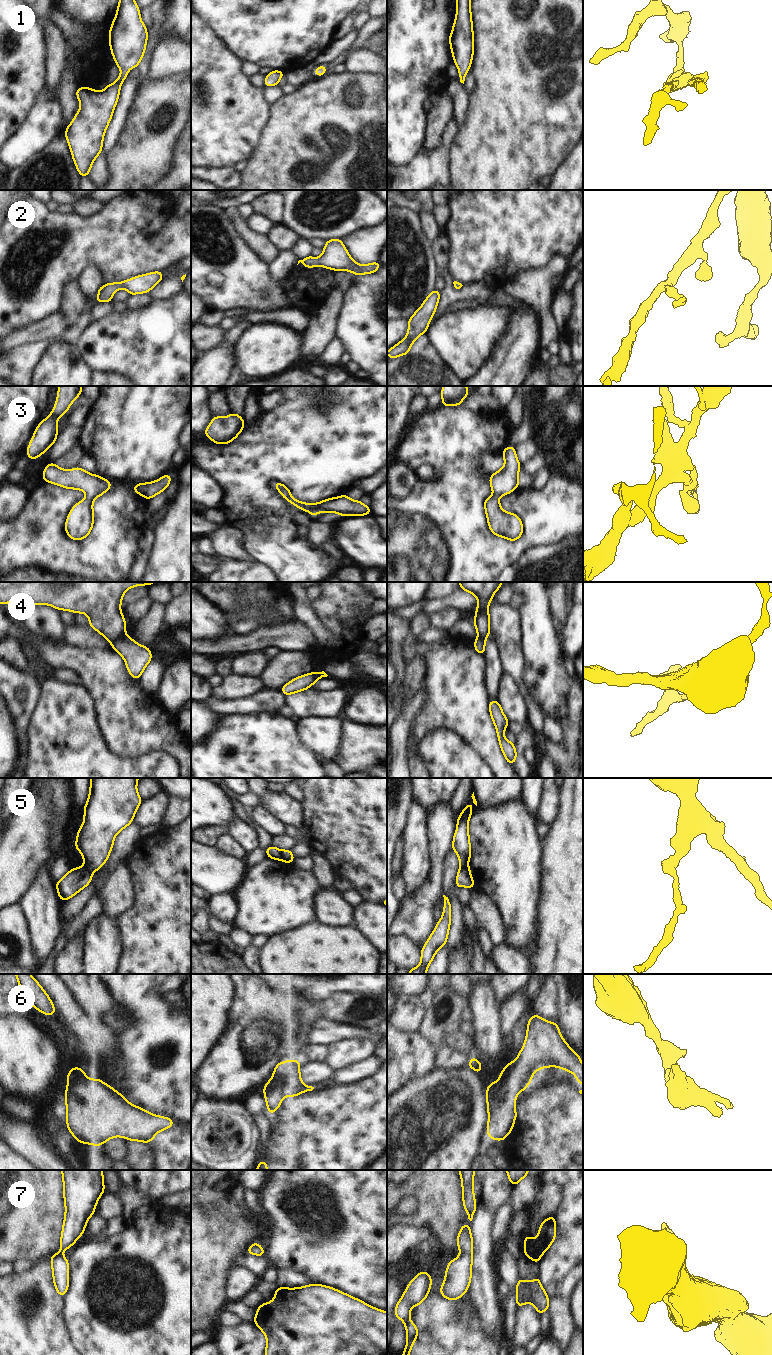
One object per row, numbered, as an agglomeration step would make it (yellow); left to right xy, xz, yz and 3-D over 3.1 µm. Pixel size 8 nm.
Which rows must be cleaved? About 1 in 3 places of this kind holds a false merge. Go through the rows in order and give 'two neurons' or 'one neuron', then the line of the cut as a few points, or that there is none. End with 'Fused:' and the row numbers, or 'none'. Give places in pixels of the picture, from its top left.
1: one neuron; no cut
2: one neuron; no cut
3: one neuron; no cut
4: two neurons; cut in xy along (124, 635), (111, 644)
5: two neurons; cut in xz along (282, 851), (280, 859)
6: one neuron; no cut
7: one neuron; no cut
Fused: 4, 5

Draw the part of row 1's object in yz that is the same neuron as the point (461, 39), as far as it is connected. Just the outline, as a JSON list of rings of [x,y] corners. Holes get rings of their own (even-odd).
[[[457,0],[457,13],[450,33],[450,48],[456,67],[459,68],[459,79],[464,84],[467,71],[472,65],[474,53],[474,35],[472,27],[471,0]]]

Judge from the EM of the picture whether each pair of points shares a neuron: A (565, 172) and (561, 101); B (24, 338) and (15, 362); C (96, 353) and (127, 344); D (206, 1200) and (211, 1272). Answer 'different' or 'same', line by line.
A: different
B: different
C: same
D: same

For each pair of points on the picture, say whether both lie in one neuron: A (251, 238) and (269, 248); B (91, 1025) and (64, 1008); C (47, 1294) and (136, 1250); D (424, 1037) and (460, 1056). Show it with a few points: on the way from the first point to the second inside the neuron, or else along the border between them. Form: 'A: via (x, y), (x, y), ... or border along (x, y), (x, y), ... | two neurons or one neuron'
A: via (255, 239), (265, 247) | one neuron
B: via (84, 1025), (81, 1025), (71, 1015) | one neuron
C: border along (62, 1298), (62, 1315), (65, 1321) | two neurons
D: border along (441, 1042), (434, 1067) | two neurons

